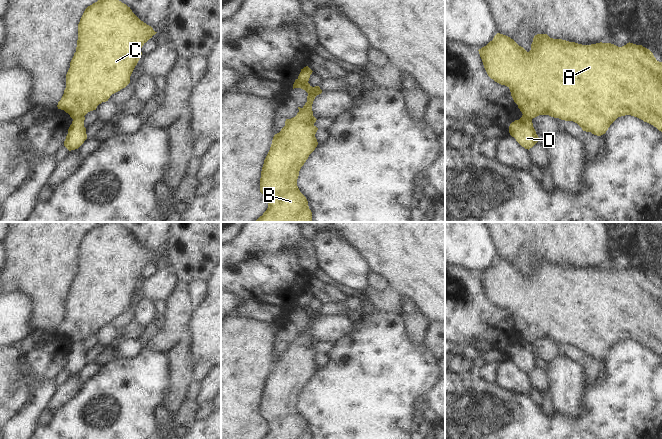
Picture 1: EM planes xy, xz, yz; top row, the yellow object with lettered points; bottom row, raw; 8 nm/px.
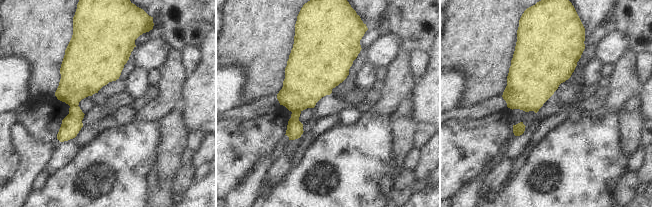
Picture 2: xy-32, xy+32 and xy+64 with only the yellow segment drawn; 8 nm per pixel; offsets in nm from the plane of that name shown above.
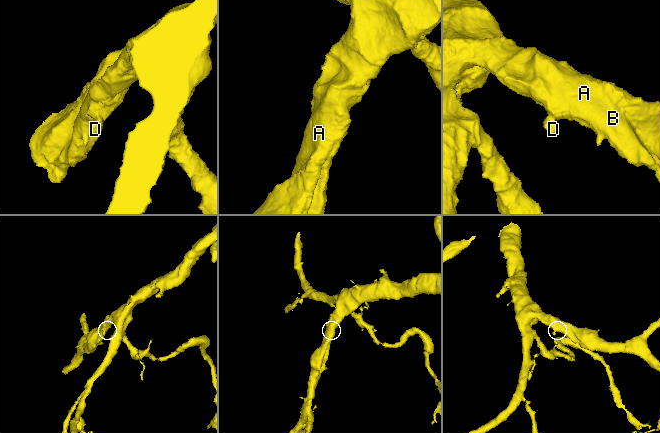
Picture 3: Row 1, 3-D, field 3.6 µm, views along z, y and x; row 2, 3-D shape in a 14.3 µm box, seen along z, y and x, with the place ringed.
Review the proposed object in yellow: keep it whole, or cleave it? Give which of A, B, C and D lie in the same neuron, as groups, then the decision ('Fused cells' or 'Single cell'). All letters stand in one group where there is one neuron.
Groups: A B C / D. Fused cells.

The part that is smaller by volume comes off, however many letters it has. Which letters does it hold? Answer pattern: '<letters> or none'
D

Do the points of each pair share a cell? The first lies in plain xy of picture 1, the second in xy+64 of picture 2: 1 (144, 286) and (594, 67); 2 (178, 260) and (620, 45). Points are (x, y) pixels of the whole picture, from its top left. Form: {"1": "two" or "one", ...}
{"1": "two", "2": "two"}

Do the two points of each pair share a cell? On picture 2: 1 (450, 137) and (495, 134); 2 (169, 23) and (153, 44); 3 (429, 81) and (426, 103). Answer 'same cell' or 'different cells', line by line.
1: same cell
2: different cells
3: same cell

